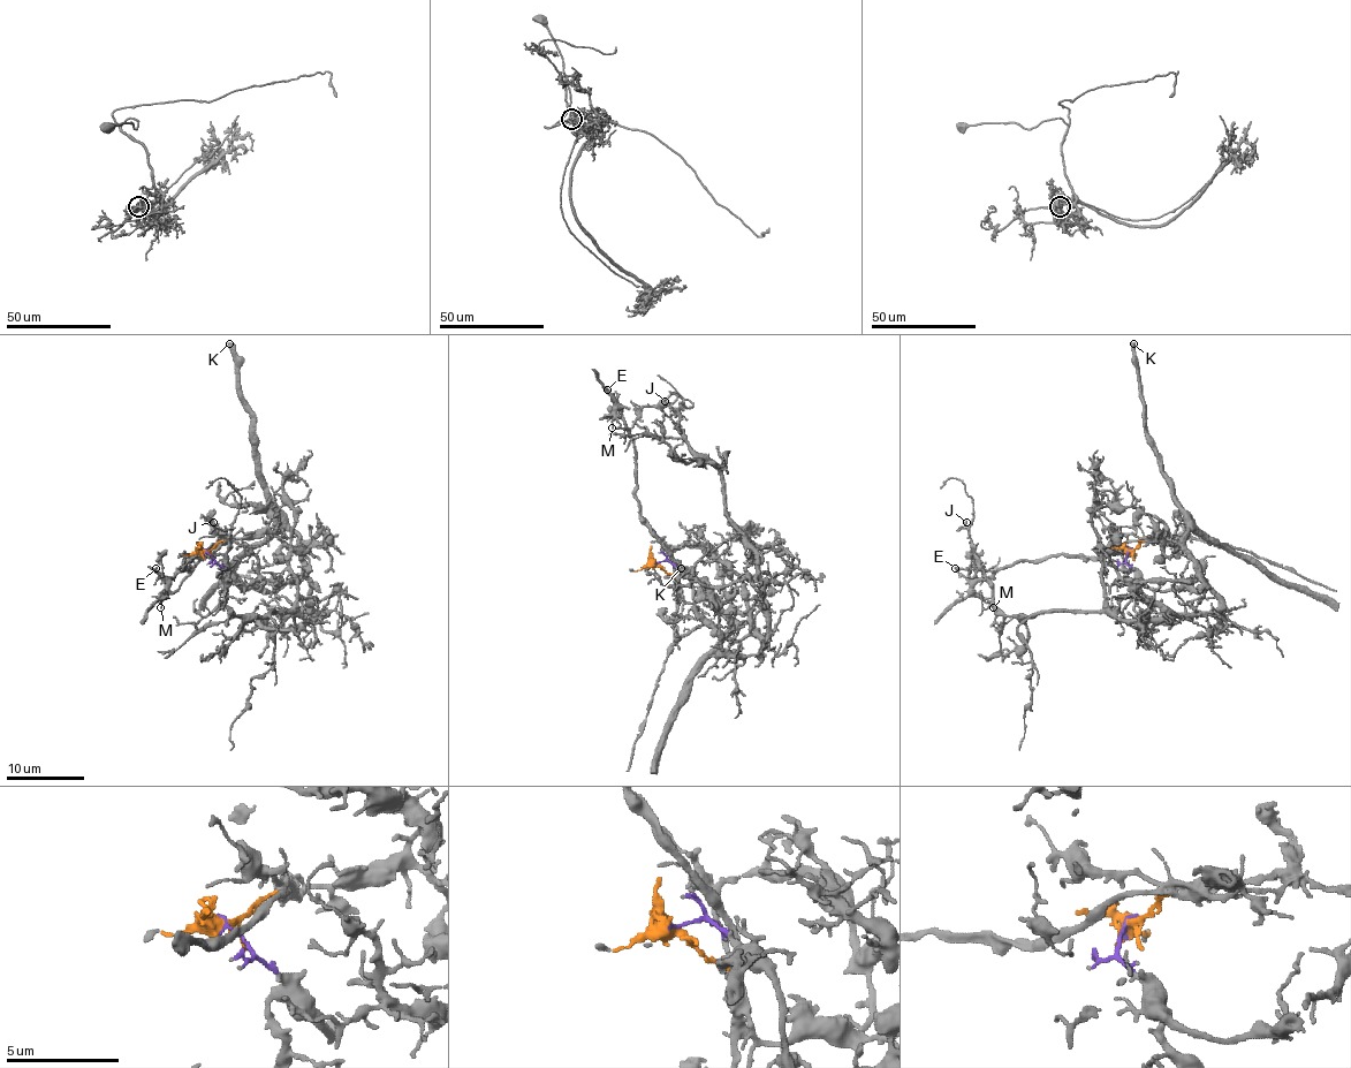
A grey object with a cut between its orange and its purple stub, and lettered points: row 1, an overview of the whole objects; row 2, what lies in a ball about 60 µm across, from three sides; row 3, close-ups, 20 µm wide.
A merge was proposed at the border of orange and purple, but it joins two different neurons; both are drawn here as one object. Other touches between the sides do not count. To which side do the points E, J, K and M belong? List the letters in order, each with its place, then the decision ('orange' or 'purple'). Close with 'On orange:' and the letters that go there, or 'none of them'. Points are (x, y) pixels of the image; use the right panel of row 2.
E: (955, 568) | orange
J: (966, 522) | purple
K: (1133, 343) | purple
M: (993, 607) | orange
On orange: E, M

